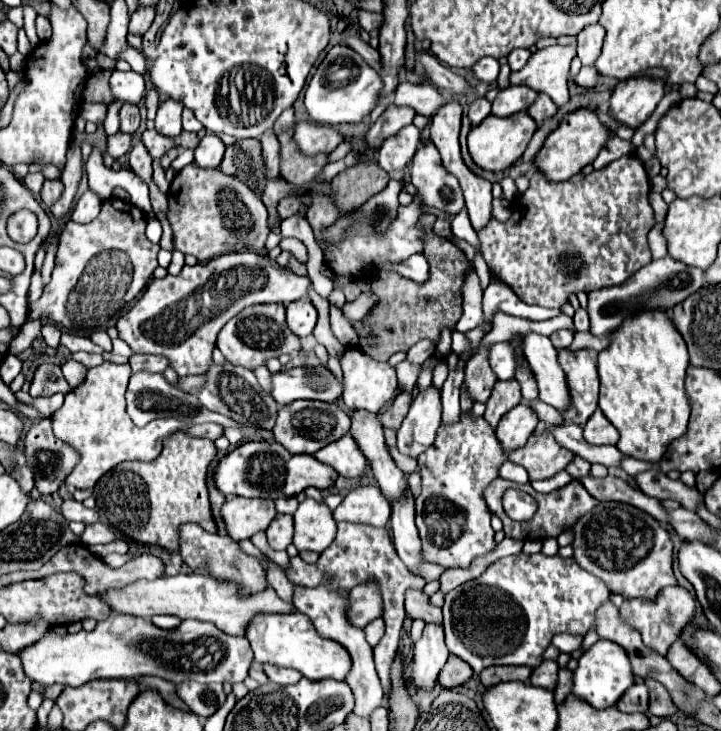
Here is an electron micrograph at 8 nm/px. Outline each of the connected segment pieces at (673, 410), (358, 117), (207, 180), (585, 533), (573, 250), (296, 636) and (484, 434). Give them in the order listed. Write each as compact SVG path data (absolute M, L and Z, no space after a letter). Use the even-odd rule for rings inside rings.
M643 310L641 314L625 318L621 326L609 334L609 346L599 352L597 366L601 378L599 408L621 434L617 448L631 458L659 462L669 442L685 434L689 420L689 402L683 386L685 370L689 366L689 354L687 354L687 344L679 334L679 330L675 328L667 310Z
M345 44L333 46L323 62L317 66L315 76L311 78L305 92L305 108L313 122L319 124L343 124L343 122L361 122L377 106L379 94L383 90L383 80L355 50Z
M189 164L173 178L167 198L167 218L173 228L175 250L193 254L199 262L203 262L227 252L259 252L265 248L265 240L269 236L267 208L237 176L223 174L217 168L199 168L197 164Z
M601 502L571 528L575 534L575 560L601 578L613 594L653 600L661 588L677 584L673 576L673 542L669 532L649 514L621 502Z
M637 154L623 156L601 170L593 170L589 176L577 174L565 182L547 182L541 172L535 172L529 190L515 200L511 218L507 222L493 218L485 230L477 232L483 258L525 304L543 308L561 308L569 300L569 294L623 284L651 262L647 232L653 228L655 216L649 204L649 190L649 176Z
M261 614L247 628L247 640L255 652L257 664L275 664L299 670L309 680L345 680L351 670L351 656L345 646L335 640L321 638L305 614Z
M471 410L461 412L455 424L439 426L435 442L417 458L423 478L423 490L415 498L415 524L419 530L421 556L425 562L439 564L443 568L467 568L473 558L493 550L495 532L491 528L491 510L483 498L483 492L493 480L497 480L499 468L505 458L507 454L495 436L495 428L483 416L475 418Z

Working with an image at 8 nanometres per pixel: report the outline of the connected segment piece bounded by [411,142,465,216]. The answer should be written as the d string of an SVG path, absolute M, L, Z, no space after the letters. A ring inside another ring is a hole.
M433 142L423 144L415 152L411 160L411 182L417 186L417 196L431 208L449 212L451 216L465 208L461 186L441 166L441 156Z

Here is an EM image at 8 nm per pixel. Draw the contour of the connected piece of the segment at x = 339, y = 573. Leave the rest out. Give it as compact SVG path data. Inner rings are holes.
M339 522L337 524L337 538L333 540L333 544L321 552L319 562L317 564L307 564L303 562L299 556L289 560L289 568L281 568L283 574L287 576L289 582L293 584L301 584L301 586L317 586L321 582L331 580L331 586L335 590L345 590L349 592L353 586L367 582L367 580L377 580L381 586L381 594L383 594L383 620L387 624L385 636L381 638L381 642L373 648L375 650L375 664L377 664L377 674L381 678L381 685L384 691L384 704L388 708L389 698L389 666L393 656L397 654L397 644L399 644L399 632L403 626L403 620L407 616L405 608L403 608L403 596L407 588L423 588L425 580L413 576L407 566L401 562L401 558L397 558L397 552L393 550L393 540L389 536L389 532L385 528L375 528L369 524L351 524L351 522Z

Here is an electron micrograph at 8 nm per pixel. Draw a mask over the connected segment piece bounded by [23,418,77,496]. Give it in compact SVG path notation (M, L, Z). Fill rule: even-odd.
M49 418L33 424L23 442L27 466L35 474L37 490L43 496L57 492L57 488L77 464L75 450L53 436Z

